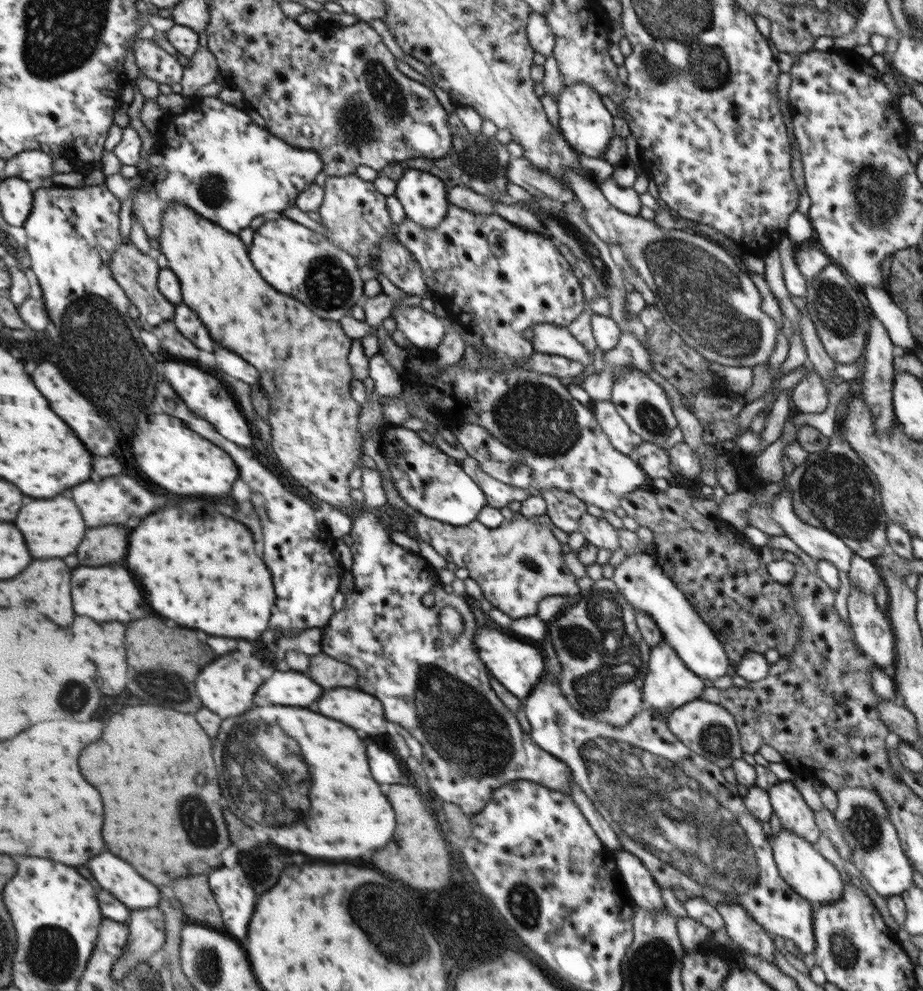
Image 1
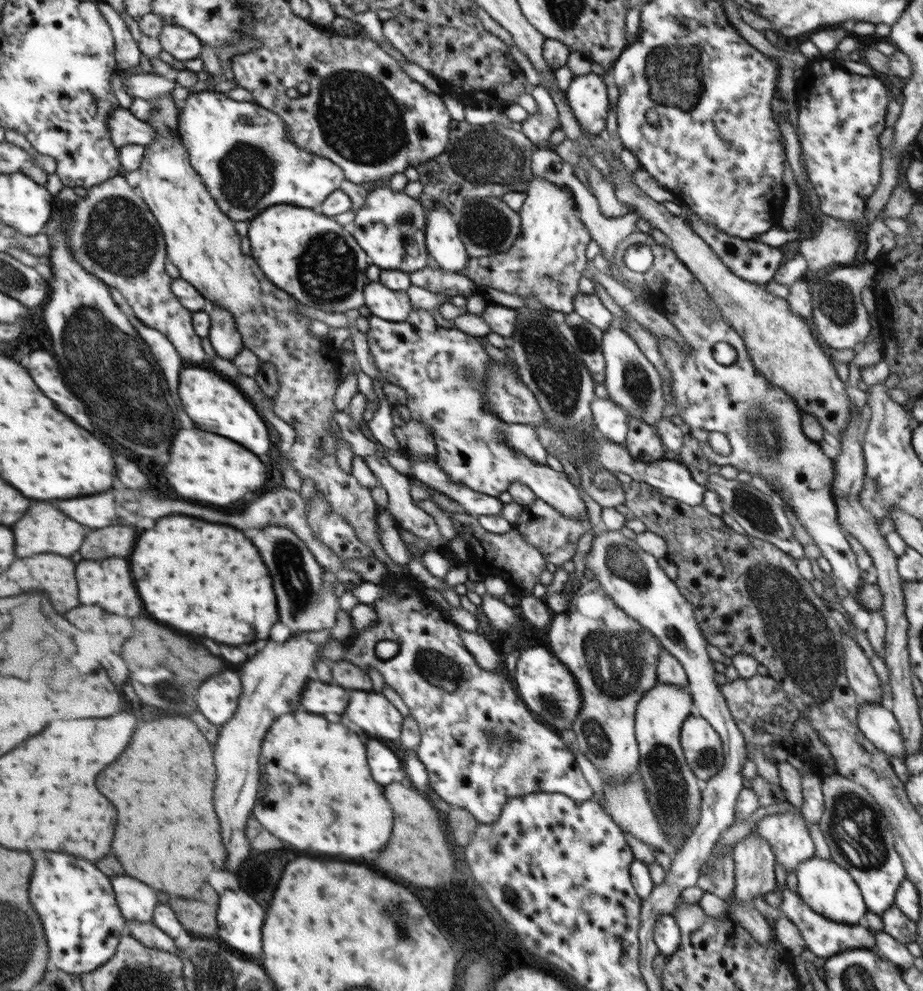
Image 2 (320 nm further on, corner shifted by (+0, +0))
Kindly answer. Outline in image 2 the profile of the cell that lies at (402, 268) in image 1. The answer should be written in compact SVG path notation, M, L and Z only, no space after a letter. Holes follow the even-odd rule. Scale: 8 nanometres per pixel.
M381 181L367 188L365 199L362 208L356 210L354 224L348 231L367 254L369 264L406 274L427 267L430 260L425 241L428 209L424 209L419 200L412 200L408 194L396 192Z

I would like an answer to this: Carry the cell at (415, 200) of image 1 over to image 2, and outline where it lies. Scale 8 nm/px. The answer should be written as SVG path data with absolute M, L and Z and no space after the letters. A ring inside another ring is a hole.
M436 203L436 205L432 205L431 208L428 209L425 233L425 241L430 259L438 263L440 269L447 273L462 273L464 267L468 265L468 258L470 258L470 256L464 243L460 240L458 220L450 215L448 207Z

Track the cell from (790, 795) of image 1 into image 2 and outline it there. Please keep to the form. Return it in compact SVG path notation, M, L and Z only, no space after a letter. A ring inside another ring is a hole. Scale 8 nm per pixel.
M791 811L765 816L754 827L770 844L778 864L787 872L797 872L801 862L814 857L814 843L804 821Z

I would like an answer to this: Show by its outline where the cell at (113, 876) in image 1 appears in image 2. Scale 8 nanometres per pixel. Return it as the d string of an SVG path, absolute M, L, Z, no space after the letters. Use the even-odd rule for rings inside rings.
M130 876L112 878L112 886L114 886L114 894L125 920L137 920L144 923L153 920L154 909L160 903L156 900L156 894L150 886Z

